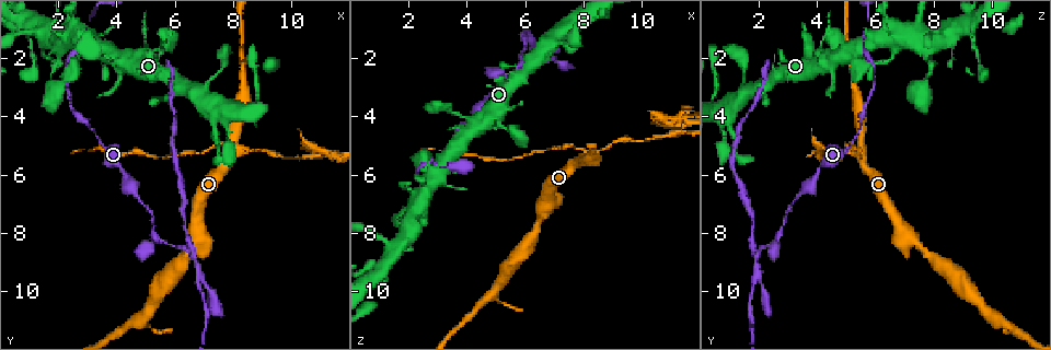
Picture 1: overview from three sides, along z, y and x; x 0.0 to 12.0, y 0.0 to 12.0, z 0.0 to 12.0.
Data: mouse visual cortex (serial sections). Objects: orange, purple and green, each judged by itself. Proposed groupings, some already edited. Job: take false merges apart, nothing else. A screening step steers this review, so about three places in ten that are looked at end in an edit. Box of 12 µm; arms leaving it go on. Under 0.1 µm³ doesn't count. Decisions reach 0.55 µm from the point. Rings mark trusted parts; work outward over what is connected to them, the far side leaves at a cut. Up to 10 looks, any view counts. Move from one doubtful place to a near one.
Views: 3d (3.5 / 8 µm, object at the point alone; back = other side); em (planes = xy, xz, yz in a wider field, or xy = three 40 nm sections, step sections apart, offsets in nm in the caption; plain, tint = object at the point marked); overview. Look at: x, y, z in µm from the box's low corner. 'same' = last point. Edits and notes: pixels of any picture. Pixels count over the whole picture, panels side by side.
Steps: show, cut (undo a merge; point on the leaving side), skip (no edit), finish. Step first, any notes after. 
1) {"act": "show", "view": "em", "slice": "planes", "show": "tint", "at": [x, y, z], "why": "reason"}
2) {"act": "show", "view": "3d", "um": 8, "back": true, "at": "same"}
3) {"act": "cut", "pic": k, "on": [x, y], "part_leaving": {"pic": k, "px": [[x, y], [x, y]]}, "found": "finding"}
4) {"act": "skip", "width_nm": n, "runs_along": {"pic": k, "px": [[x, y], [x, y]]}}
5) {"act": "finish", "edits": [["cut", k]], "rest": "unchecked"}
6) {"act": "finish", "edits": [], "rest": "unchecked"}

{"act": "show", "view": "3d", "um": 3.5, "at": [5.3, 1.7, 4.4], "why": "sharp bend"}

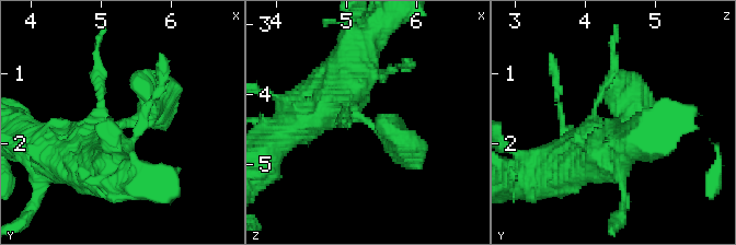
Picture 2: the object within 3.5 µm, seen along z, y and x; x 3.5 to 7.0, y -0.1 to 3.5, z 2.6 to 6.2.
{"act": "show", "view": "em", "slice": "xy", "step": 1, "show": "tint", "at": [5.30, 1.75, 4.40], "why": "shape alone is not enough"}

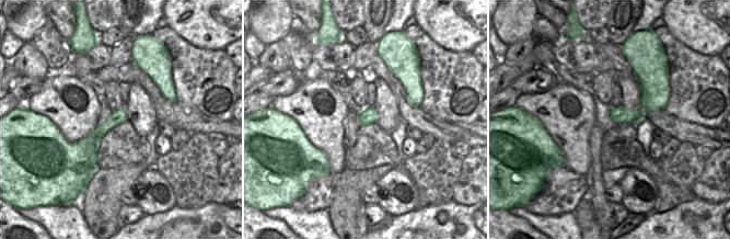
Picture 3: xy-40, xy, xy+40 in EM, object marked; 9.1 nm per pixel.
{"act": "show", "view": "em", "slice": "xy", "step": 2, "show": "tint", "at": "same", "why": "another direction"}

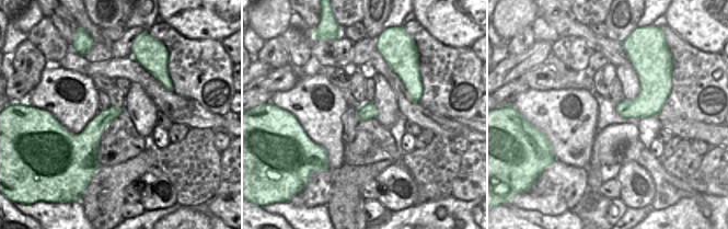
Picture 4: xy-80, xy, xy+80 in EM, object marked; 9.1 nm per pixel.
{"act": "skip", "runs_along": {"pic": 2, "px": [[566, 163], [629, 116], [614, 79]]}, "found": "continuous, no second cell"}

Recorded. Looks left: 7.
{"act": "show", "view": "3d", "um": 3.5, "back": true, "at": [3.3, 4.7, 5.4], "why": "thin neck"}

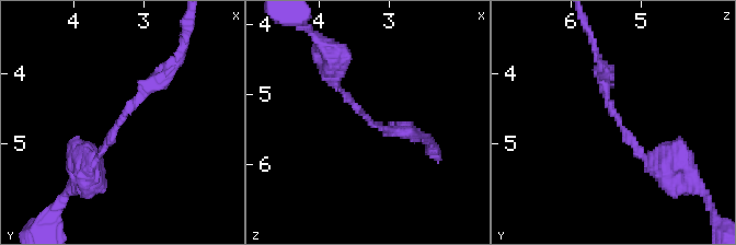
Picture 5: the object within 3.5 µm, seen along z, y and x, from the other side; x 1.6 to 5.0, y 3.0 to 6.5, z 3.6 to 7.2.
{"act": "show", "view": "em", "slice": "xy", "step": 3, "show": "tint", "at": [3.30, 4.70, 5.35], "arm_widths_nm": [150, 150], "why": "now the EM"}

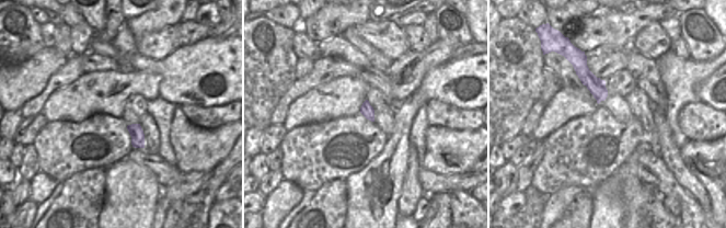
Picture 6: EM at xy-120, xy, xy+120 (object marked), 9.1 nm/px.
{"act": "skip", "width_nm": 110, "runs_along": {"pic": 5, "px": [[90, 158], [167, 73]]}, "found": "one cell here"}

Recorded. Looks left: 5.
{"act": "show", "view": "3d", "um": 3.5, "back": true, "at": [8.0, 5.3, 5.4], "why": "small branch off a trunk"}

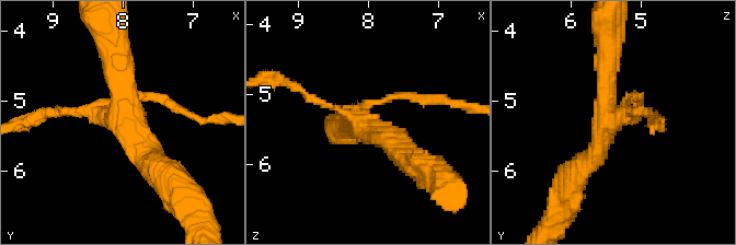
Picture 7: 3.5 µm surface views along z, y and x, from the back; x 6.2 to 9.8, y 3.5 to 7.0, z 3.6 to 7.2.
{"act": "show", "view": "em", "slice": "xy", "step": 1, "show": "plain", "at": [8.05, 5.25, 5.50]}

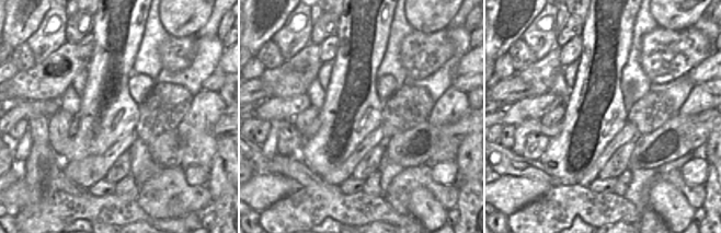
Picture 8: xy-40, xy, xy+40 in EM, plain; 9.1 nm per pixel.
{"act": "show", "view": "em", "slice": "xy", "step": 1, "show": "tint", "at": "same", "why": "where the object lies"}

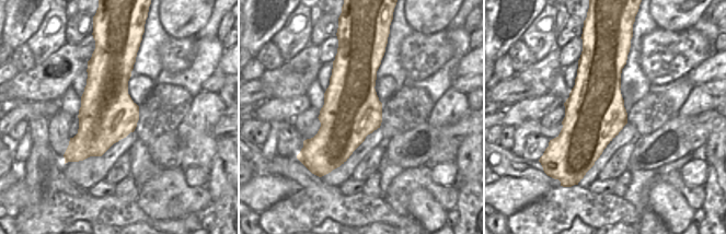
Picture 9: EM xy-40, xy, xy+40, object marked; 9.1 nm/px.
{"act": "cut", "pic": 7, "on": [400, 95], "part_leaving": {"pic": 7, "px": [[348, 115], [274, 79]]}, "found": "two cells meet here"}

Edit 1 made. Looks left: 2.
{"act": "finish", "edits": [["cut", 7]], "rest": "unchecked"}

